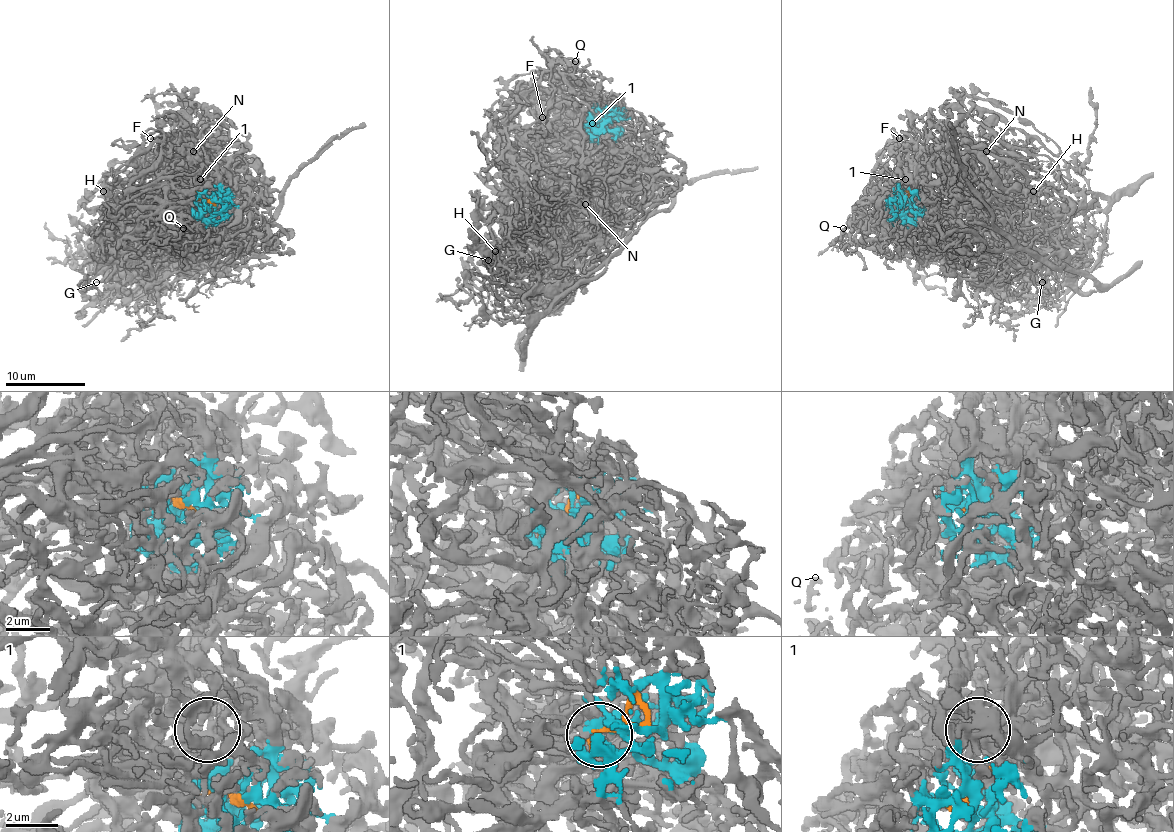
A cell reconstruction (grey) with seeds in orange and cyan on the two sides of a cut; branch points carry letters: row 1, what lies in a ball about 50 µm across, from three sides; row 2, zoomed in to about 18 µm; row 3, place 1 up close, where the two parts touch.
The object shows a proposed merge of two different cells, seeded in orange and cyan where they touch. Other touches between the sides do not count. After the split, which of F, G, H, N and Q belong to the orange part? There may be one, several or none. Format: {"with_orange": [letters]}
{"with_orange": ["F", "H", "N"]}

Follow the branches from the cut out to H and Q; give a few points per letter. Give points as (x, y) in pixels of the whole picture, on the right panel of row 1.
H: (901, 205), (921, 187), (965, 170), (1015, 185), (1019, 183), (1019, 172), (1033, 191)
Q: (903, 205), (899, 209), (885, 207), (875, 213), (863, 225), (859, 243), (841, 239), (843, 227)

